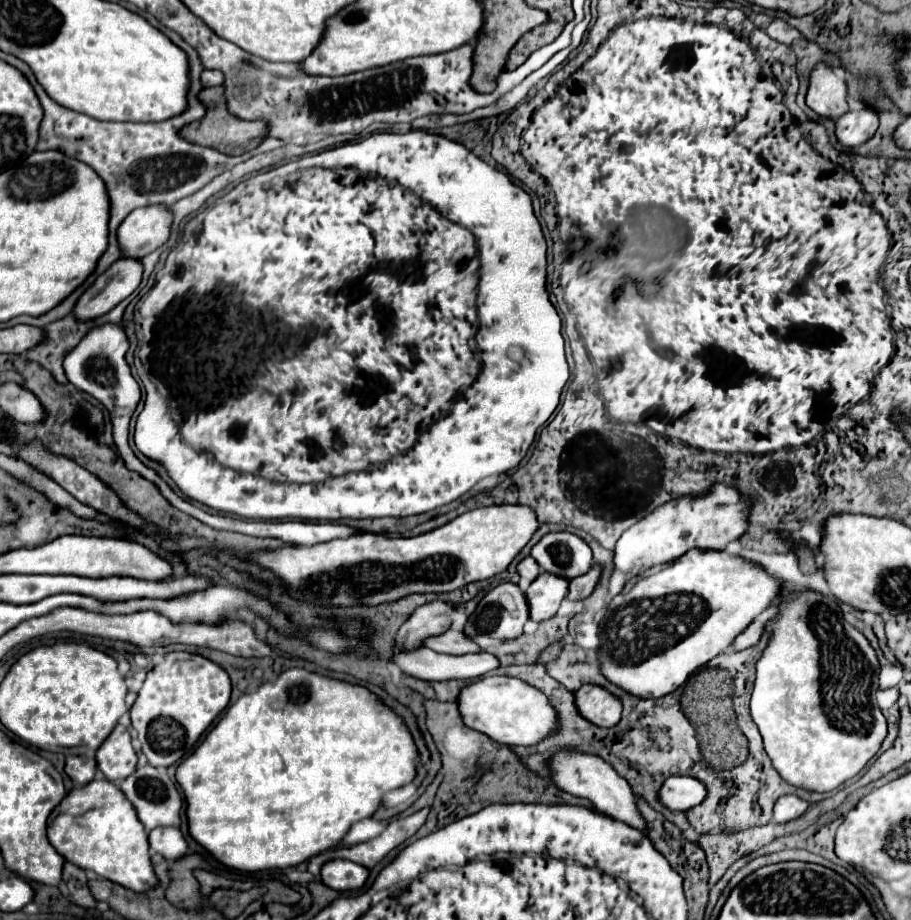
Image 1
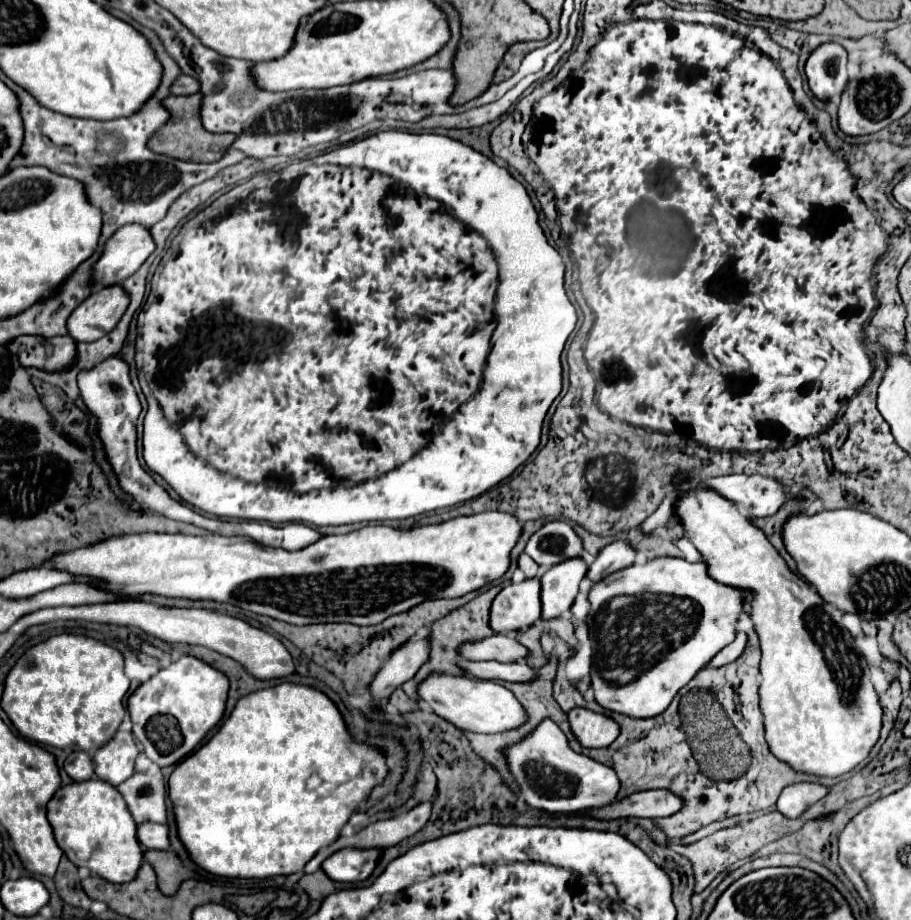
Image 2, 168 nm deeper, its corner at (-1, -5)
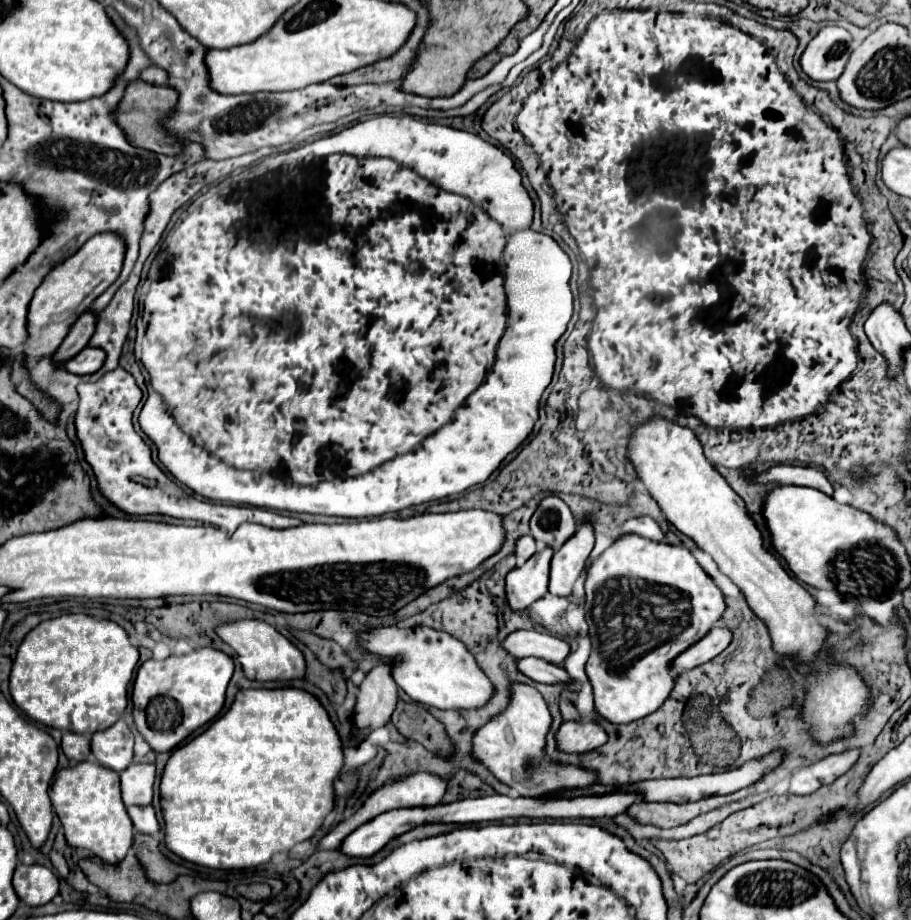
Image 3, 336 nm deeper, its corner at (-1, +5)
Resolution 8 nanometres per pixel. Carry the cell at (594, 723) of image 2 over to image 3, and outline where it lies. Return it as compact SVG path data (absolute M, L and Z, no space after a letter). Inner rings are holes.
M566 722L556 732L556 748L566 754L584 754L608 740L606 732L598 724Z

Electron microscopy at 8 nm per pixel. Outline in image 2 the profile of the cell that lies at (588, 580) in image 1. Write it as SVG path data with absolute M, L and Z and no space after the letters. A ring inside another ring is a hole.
M616 540L600 550L600 554L588 566L586 578L590 578L592 582L600 582L604 576L632 566L634 560L636 552L630 548L630 544L626 540Z

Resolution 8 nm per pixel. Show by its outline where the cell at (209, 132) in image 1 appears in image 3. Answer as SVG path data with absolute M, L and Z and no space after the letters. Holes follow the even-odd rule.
M132 80L128 82L124 96L114 110L114 120L116 124L124 130L126 140L132 146L156 152L156 154L178 154L182 146L160 128L160 116L168 114L176 106L176 90L170 86L154 86L154 84L144 84L142 80Z

